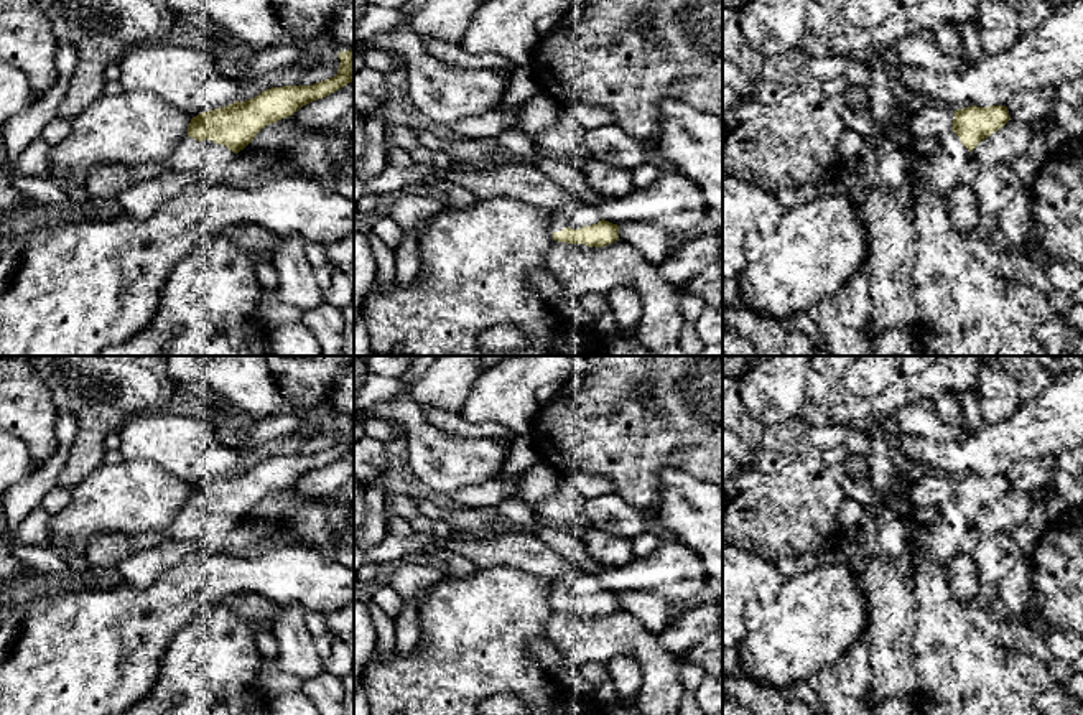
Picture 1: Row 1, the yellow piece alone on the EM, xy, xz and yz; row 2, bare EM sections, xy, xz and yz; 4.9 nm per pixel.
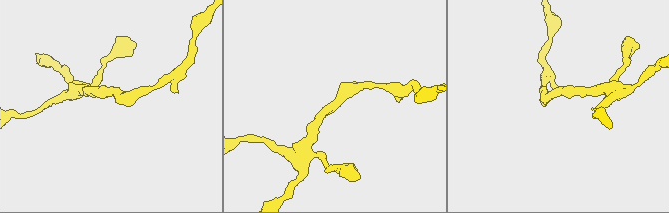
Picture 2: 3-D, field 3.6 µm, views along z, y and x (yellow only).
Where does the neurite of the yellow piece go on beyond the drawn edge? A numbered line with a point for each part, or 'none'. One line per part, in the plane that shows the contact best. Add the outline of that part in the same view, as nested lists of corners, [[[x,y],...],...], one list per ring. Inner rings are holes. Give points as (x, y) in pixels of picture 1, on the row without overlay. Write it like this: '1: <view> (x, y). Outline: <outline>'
1: xy (191, 526). Outline: [[[188,506],[166,529],[173,542],[206,542],[225,539],[237,529],[237,522],[212,509],[198,511]]]

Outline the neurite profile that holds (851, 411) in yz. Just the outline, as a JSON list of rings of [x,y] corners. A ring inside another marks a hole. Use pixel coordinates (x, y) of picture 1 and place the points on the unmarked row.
[[[810,356],[806,397],[833,425],[867,428],[884,415],[897,415],[907,405],[941,407],[963,390],[978,390],[981,356],[941,356],[927,371],[900,376],[877,395],[859,397],[843,384],[843,374],[859,356]]]

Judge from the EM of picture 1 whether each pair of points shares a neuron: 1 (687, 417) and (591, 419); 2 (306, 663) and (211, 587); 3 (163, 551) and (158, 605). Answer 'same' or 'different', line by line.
1: same
2: different
3: different

